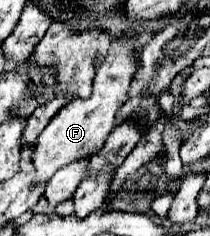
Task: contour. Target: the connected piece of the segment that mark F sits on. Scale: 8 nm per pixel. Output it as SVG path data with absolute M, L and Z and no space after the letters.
M121 37L111 41L109 53L101 65L97 65L97 75L93 79L93 93L89 99L73 99L69 105L65 105L43 129L35 143L33 151L33 167L37 171L35 183L45 183L49 181L55 171L61 167L95 155L103 143L105 137L113 131L115 127L115 113L119 107L129 99L127 91L133 81L133 75L139 69L139 61L133 53L133 39L131 37Z

